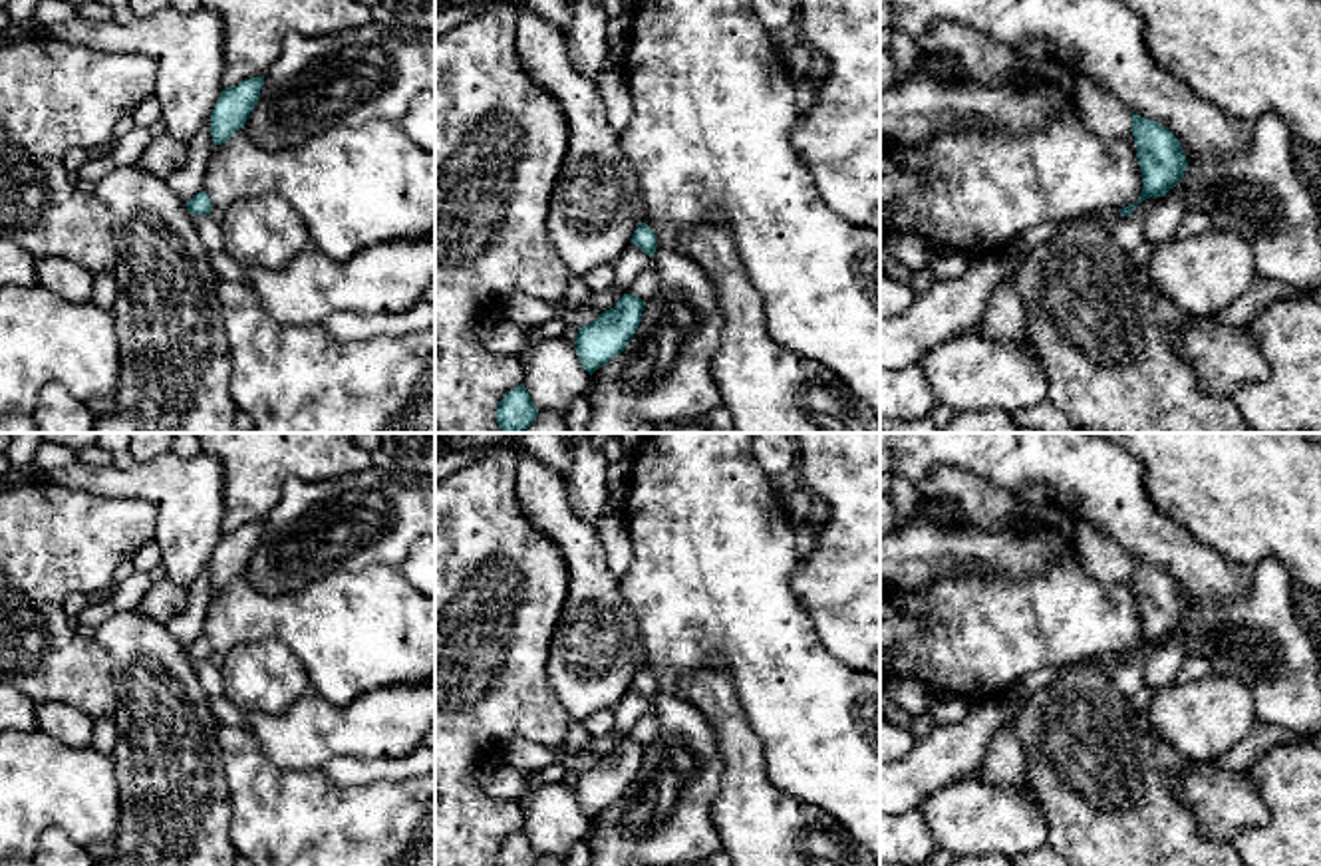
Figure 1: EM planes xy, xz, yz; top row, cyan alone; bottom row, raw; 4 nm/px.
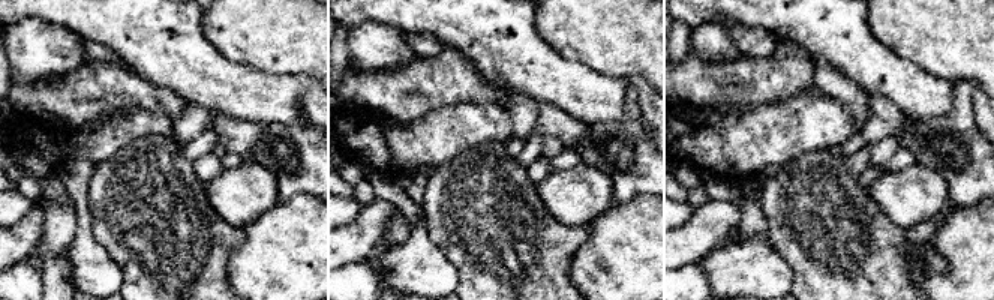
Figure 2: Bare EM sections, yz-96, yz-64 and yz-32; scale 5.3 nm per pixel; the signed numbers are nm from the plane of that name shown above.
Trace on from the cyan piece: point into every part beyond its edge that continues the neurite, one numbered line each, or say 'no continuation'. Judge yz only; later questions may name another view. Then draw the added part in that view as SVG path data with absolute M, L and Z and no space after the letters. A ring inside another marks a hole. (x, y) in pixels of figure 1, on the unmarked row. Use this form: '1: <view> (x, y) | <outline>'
no continuation

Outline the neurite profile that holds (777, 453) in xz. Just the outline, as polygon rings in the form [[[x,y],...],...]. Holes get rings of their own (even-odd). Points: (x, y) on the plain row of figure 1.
[[[753,433],[753,457],[769,477],[797,469],[799,445],[793,433]]]

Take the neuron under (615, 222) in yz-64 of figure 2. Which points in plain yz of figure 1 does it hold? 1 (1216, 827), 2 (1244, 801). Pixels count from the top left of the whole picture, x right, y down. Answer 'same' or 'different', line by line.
1: different
2: different

